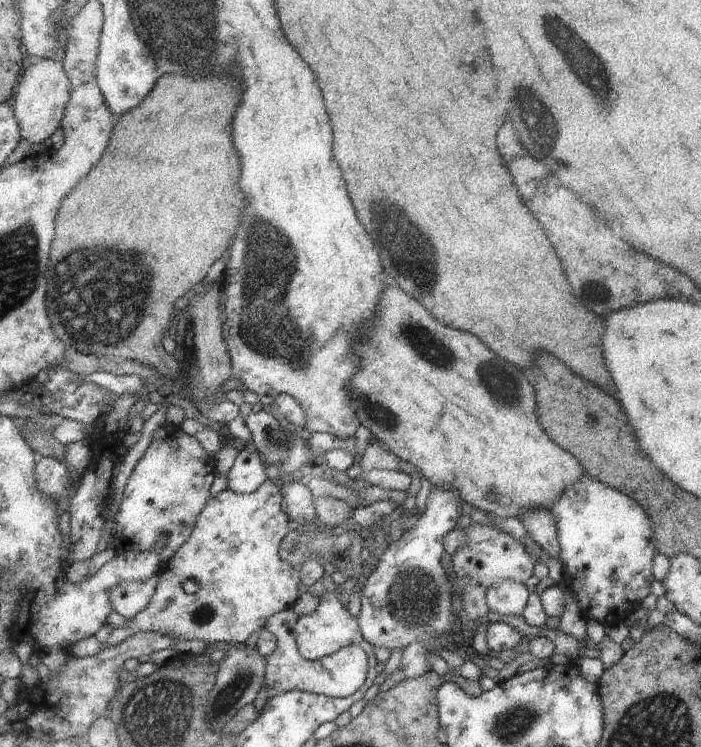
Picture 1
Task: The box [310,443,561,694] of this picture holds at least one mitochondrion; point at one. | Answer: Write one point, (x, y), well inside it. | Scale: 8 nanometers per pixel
(411, 599)

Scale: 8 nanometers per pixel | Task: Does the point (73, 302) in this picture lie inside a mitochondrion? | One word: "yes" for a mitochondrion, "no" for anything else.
yes

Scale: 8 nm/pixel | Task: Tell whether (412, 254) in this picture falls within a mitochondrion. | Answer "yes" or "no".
yes

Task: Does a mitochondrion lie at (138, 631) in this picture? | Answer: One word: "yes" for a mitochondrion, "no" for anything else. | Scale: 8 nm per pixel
no

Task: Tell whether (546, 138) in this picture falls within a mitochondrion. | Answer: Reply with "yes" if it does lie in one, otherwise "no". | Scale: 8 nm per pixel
yes

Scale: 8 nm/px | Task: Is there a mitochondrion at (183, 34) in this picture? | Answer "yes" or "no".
yes

